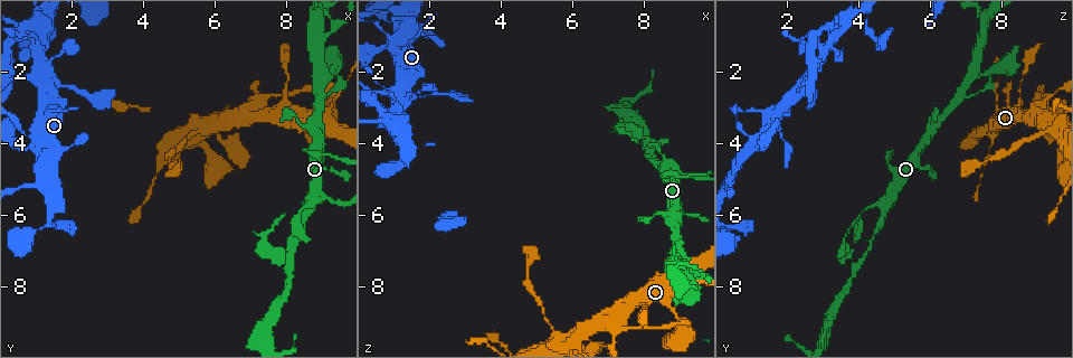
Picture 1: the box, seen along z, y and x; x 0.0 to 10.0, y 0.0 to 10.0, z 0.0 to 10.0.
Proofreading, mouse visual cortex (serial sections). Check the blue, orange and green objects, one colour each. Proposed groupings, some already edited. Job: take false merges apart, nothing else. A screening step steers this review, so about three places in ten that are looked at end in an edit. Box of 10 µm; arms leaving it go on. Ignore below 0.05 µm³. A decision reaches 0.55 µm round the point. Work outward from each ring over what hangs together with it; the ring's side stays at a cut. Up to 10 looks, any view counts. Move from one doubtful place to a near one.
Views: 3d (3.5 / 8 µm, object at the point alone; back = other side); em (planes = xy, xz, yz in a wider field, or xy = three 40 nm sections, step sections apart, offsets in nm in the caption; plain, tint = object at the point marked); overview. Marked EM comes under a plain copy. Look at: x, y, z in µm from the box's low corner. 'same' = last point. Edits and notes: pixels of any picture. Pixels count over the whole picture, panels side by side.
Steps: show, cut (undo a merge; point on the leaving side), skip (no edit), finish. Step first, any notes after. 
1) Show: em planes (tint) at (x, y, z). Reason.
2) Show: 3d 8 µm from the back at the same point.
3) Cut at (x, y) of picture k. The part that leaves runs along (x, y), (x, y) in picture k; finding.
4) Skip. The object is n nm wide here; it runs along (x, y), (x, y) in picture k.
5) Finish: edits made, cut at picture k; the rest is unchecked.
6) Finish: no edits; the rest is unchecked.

Show: 3d 3.5 µm at (8.70, 5.80, 4.70). Four arms meet.

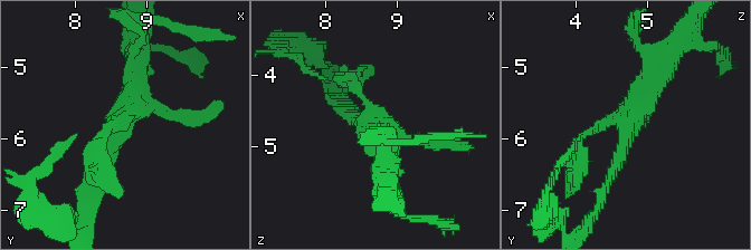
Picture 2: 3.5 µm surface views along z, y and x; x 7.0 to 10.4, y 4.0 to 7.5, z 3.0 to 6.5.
Show: em xy step 5 (tint) at (8.75, 5.75, 4.70). 4 arms meet here; the arms are 150, 150, 200, 300 nm wide.

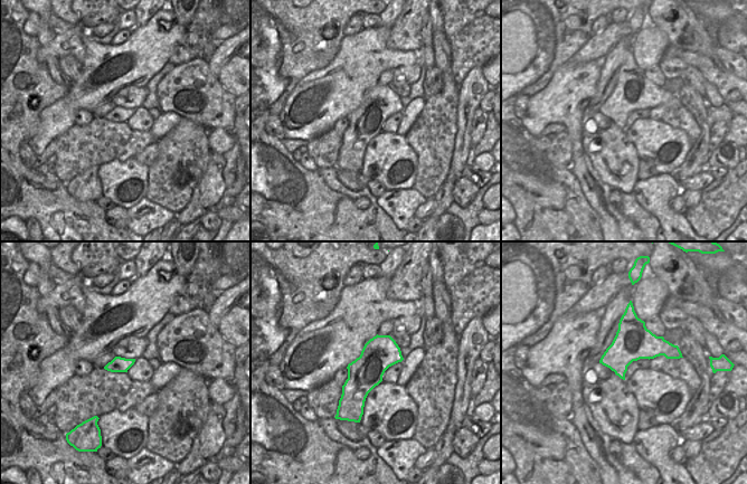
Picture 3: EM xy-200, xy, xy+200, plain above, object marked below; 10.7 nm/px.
Skip. All the same cell.

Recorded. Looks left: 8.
Show: 3d 3.5 µm at (8.15, 7.45, 4.00). Abrupt turn.

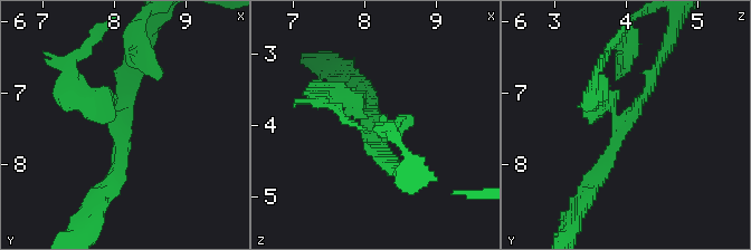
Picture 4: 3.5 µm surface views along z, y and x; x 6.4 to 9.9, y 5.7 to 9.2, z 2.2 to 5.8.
Skip. 3 arms meet here; it runs along (662, 57), (649, 88), (590, 184) in picture 4; one cell here.

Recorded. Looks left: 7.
Show: 3d 8 µm at (7.10, 3.30, 8.90). Four or more arms meet.

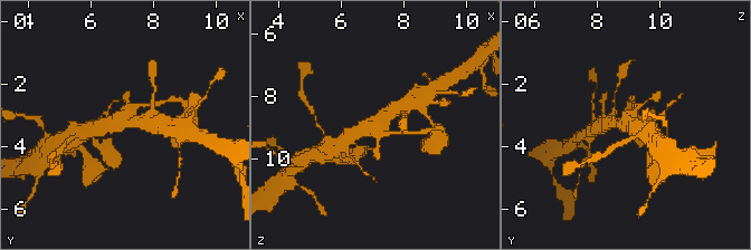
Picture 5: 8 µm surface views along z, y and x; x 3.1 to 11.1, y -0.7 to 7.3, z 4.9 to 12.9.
Show: 3d 3.5 µm at the same point.

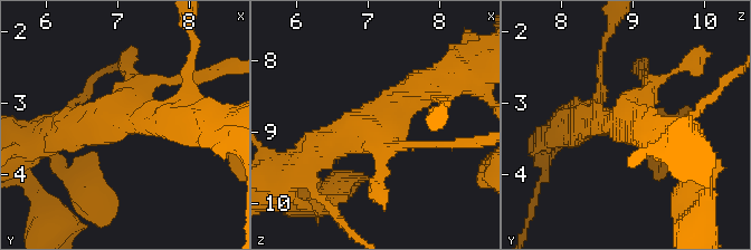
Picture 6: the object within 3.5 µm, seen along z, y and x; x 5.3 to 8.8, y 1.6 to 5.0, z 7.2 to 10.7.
Show: em xy step 5 (tint) at (7.15, 3.25, 8.85).

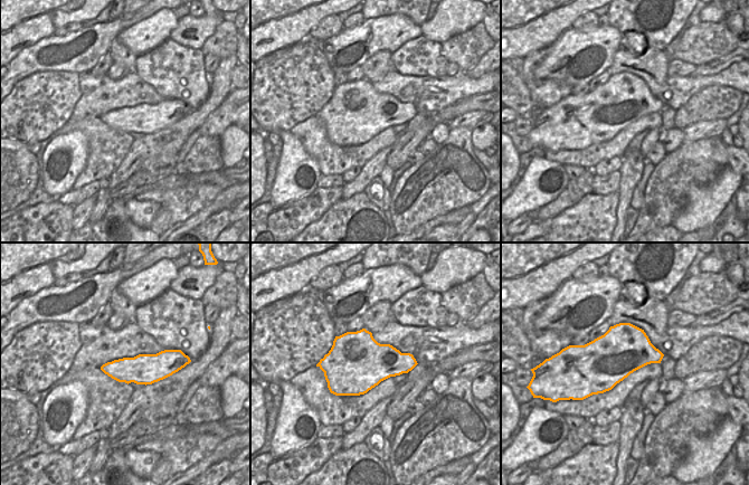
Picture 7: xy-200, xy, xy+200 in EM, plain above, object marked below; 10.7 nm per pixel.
Skip. The arms are 150, 200, 450, 500 nm wide; it runs along (443, 76), (377, 122), (312, 153) in picture 6; continuous, no second cell.

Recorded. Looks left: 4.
Show: 3d 3.5 µm at (5.35, 3.80, 9.10). Narrows sharply.

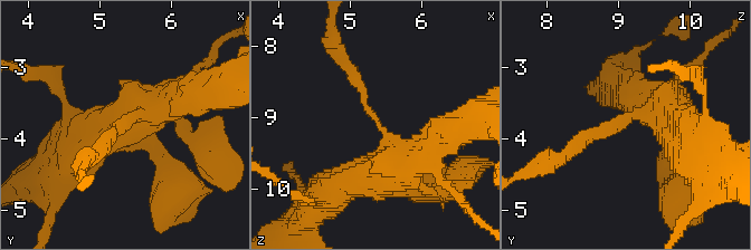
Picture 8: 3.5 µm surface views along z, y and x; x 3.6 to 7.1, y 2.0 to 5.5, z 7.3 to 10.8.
Show: em xy step 2 (tint) at (5.40, 3.80, 9.05). The arms are 200, 400 nm wide.

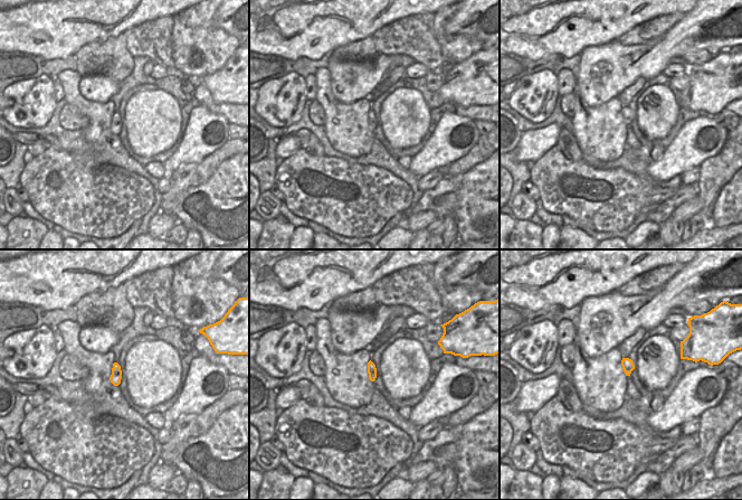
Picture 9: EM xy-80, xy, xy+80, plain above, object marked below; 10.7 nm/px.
Skip. The object is 100 nm wide here; it runs along (427, 147), (392, 144), (348, 65) in picture 8; one cell here.

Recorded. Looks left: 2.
Finish: no edits; the rest is unchecked.

